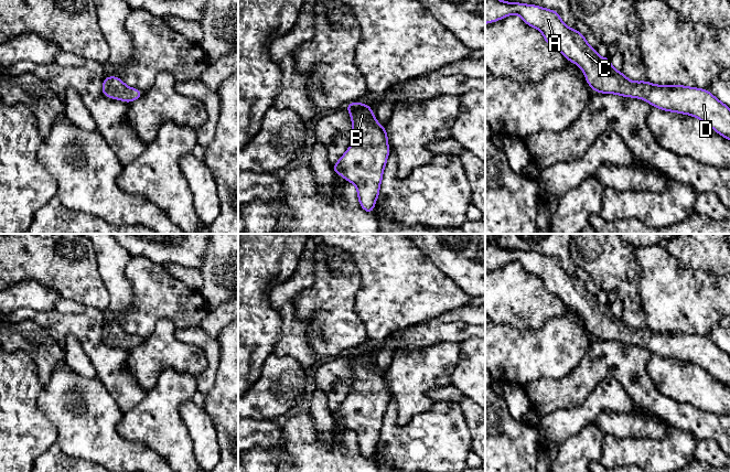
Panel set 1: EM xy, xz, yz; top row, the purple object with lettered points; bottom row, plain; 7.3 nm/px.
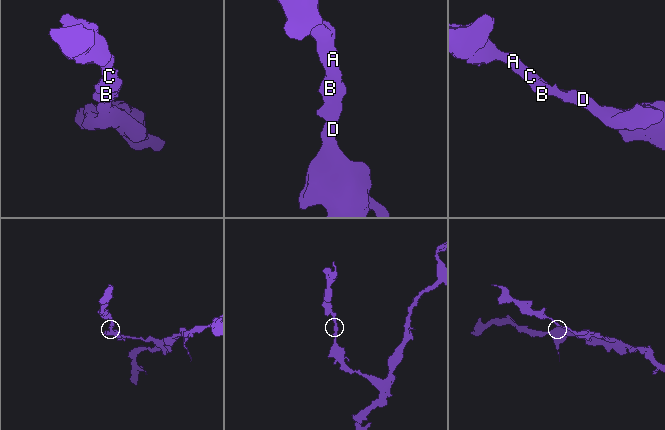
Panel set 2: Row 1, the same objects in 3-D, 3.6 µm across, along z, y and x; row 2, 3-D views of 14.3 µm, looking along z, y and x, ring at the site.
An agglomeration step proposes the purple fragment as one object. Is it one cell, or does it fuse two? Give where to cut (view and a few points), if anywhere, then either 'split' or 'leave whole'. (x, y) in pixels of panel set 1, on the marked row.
no cut; leave whole

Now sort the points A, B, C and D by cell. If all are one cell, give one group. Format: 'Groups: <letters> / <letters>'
Groups: A B C D

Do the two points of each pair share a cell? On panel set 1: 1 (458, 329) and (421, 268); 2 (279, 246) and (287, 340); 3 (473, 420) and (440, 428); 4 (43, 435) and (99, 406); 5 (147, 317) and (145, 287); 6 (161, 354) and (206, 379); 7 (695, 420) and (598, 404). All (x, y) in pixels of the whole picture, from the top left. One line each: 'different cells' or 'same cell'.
1: different cells
2: different cells
3: different cells
4: different cells
5: same cell
6: different cells
7: different cells

